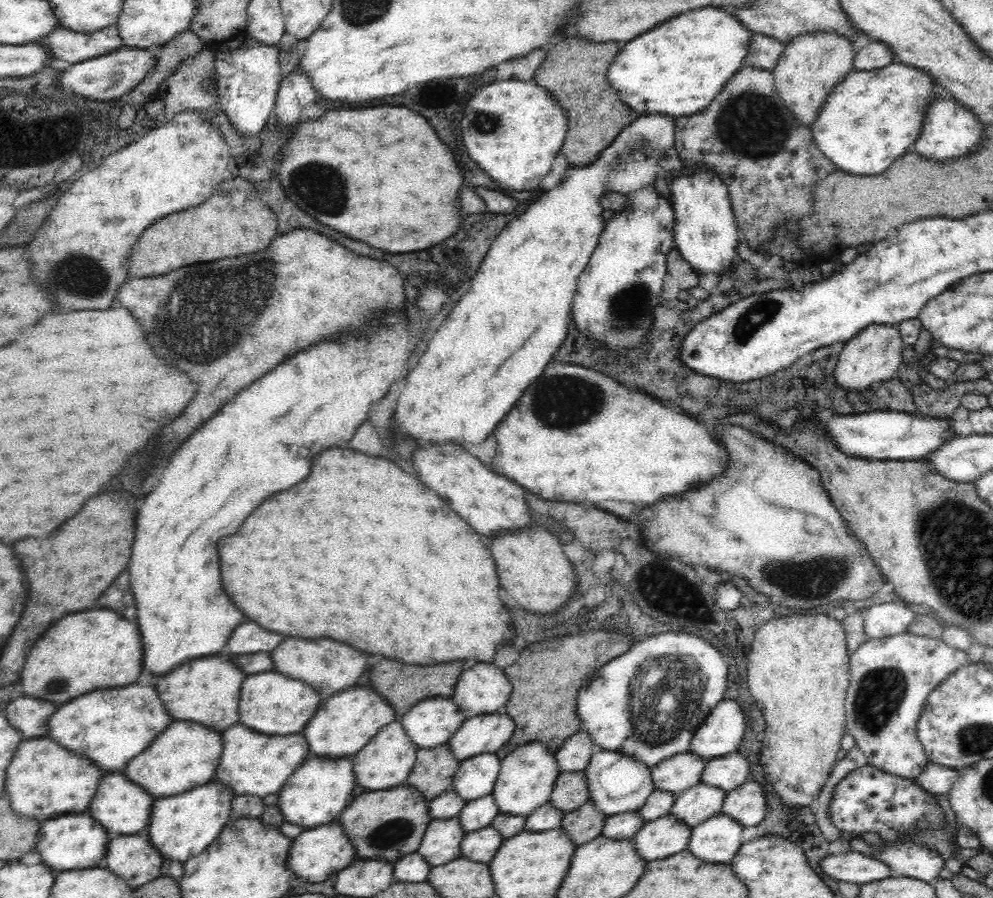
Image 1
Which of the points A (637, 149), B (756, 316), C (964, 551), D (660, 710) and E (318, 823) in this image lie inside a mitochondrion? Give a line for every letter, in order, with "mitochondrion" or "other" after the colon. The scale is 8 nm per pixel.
A: mitochondrion
B: mitochondrion
C: mitochondrion
D: mitochondrion
E: other

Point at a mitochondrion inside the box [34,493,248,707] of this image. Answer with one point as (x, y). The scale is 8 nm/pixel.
(60, 686)

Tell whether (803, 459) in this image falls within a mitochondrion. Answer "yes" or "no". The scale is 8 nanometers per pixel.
no

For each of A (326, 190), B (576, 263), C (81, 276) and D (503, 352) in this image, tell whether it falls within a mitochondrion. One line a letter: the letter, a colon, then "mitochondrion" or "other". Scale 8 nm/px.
A: mitochondrion
B: other
C: mitochondrion
D: other

